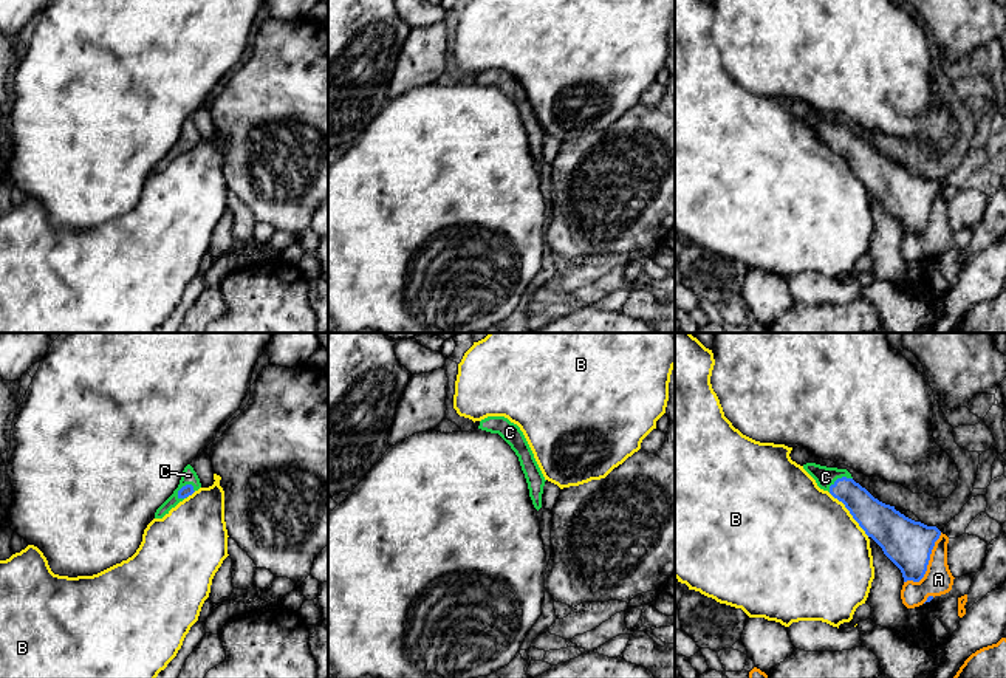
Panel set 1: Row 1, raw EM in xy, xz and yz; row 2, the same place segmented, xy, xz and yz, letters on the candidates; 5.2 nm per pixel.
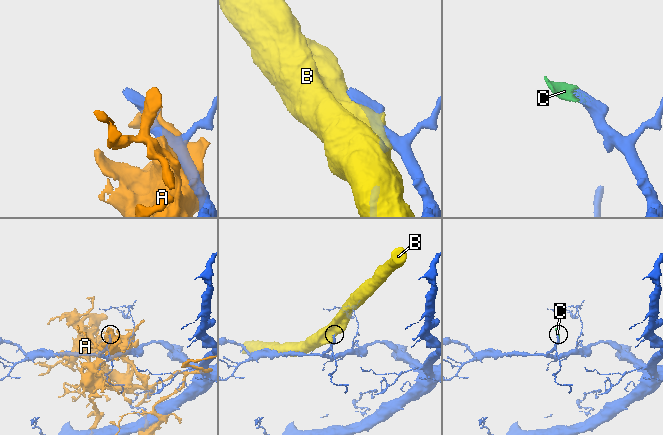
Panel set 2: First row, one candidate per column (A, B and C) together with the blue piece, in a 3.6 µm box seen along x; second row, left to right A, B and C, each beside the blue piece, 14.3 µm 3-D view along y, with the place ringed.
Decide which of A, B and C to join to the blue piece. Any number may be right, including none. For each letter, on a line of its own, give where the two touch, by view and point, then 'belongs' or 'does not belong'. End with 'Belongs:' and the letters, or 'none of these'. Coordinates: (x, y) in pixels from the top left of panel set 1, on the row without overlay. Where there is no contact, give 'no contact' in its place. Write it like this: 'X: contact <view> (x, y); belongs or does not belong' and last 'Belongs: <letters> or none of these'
A: contact yz (927, 217); does not belong
B: contact yz (850, 166); does not belong
C: contact xy (183, 140); belongs
Belongs: C

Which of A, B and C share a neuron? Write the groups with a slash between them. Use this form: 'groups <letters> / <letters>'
groups A / B / C

